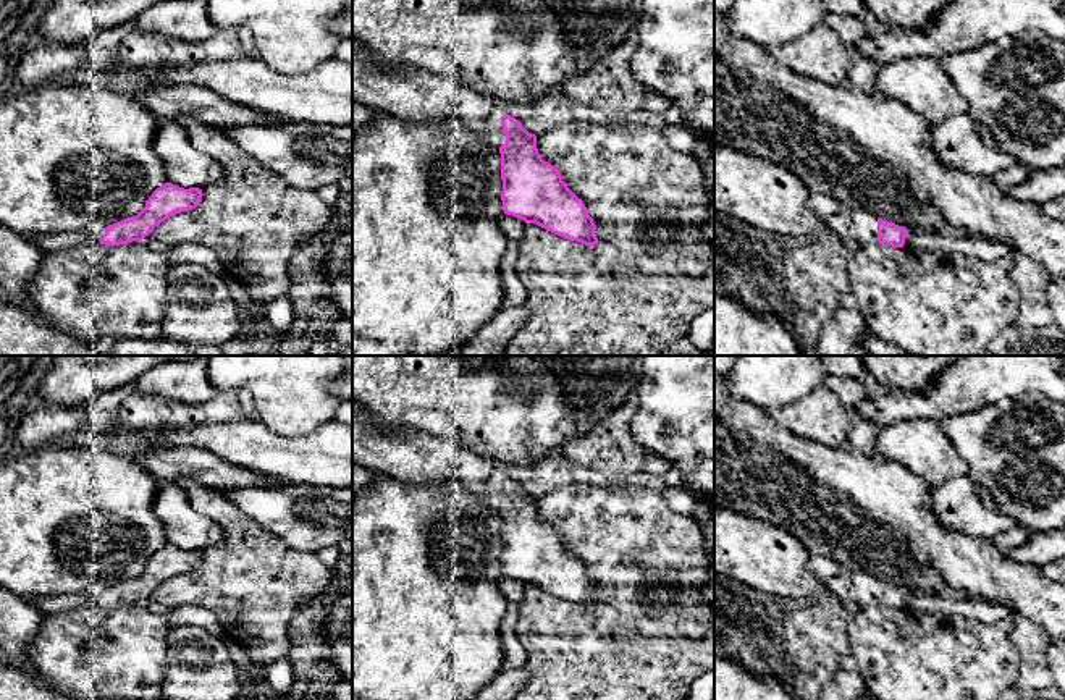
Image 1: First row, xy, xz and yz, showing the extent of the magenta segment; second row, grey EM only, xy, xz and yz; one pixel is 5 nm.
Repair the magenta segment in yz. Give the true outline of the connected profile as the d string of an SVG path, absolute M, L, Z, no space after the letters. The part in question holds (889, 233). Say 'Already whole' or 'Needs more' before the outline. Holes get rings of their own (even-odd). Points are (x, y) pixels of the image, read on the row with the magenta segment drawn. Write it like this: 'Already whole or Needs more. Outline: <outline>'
Needs more. Outline: M821 192L810 194L808 207L819 217L821 226L829 228L842 241L855 241L860 247L871 242L903 247L910 231Z

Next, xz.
Needs more. Outline: M354 39L352 100L412 123L448 118L467 123L486 149L501 154L504 213L569 241L600 242L583 200L567 188L559 170L540 157L537 136L507 113L504 100L456 78L406 66L381 68Z

